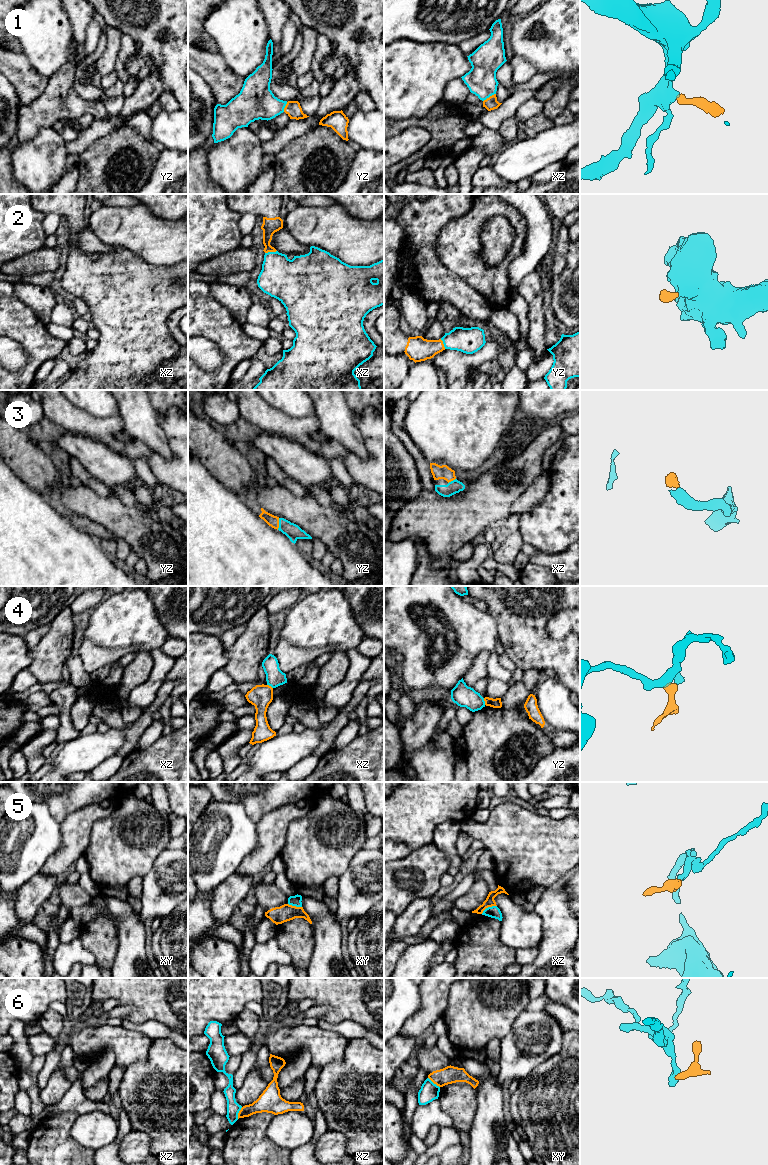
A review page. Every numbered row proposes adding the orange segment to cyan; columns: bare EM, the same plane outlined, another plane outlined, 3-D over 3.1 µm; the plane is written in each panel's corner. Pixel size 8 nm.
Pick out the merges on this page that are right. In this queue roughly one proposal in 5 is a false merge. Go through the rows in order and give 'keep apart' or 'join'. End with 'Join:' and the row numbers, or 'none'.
1: join
2: join
3: join
4: keep apart
5: keep apart
6: keep apart
Join: 1, 2, 3

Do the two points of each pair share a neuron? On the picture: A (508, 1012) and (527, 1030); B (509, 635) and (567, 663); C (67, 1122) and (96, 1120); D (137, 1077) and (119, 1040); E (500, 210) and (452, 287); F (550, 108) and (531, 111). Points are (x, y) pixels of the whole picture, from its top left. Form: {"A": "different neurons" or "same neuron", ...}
{"A": "different neurons", "B": "same neuron", "C": "different neurons", "D": "different neurons", "E": "different neurons", "F": "different neurons"}

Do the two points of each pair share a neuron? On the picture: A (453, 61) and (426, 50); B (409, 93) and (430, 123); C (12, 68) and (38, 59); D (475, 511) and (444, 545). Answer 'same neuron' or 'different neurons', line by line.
A: same neuron
B: different neurons
C: different neurons
D: same neuron

